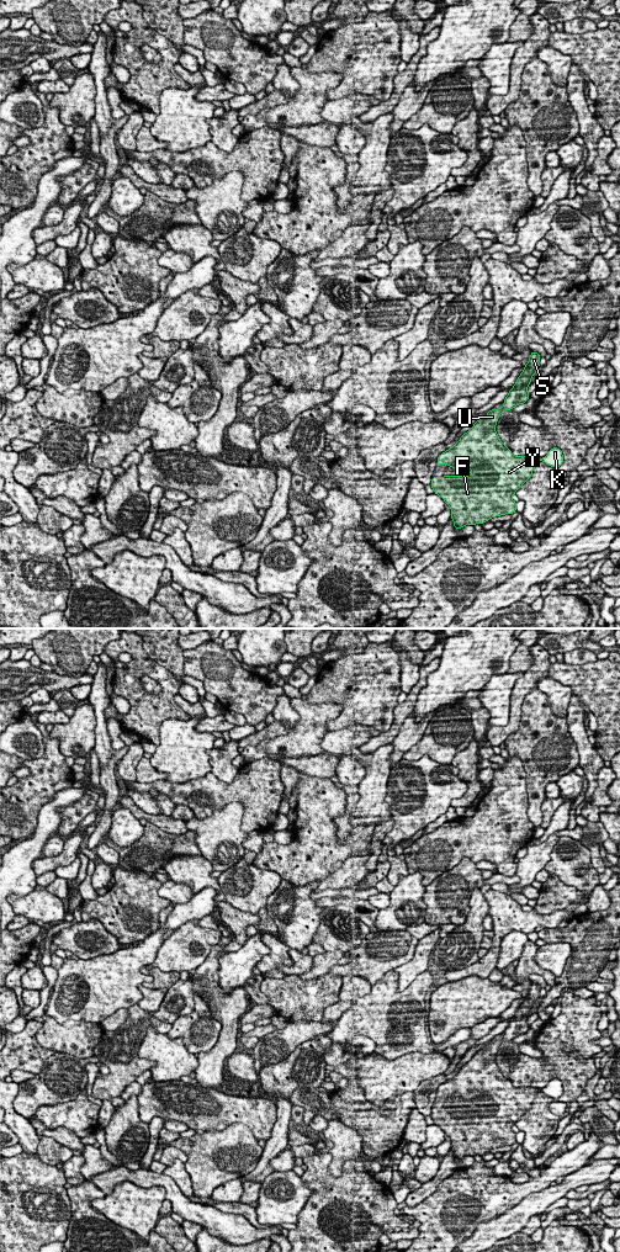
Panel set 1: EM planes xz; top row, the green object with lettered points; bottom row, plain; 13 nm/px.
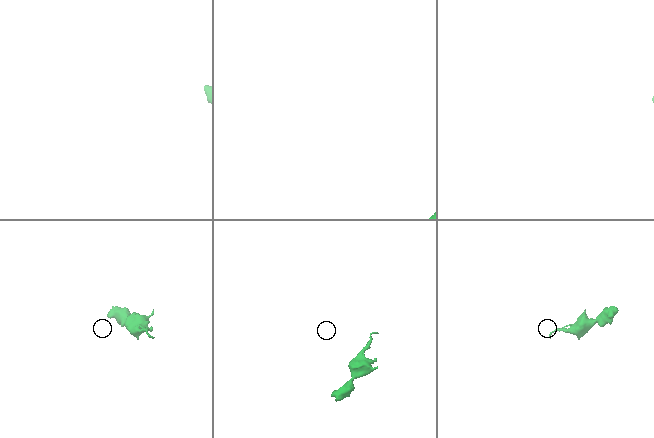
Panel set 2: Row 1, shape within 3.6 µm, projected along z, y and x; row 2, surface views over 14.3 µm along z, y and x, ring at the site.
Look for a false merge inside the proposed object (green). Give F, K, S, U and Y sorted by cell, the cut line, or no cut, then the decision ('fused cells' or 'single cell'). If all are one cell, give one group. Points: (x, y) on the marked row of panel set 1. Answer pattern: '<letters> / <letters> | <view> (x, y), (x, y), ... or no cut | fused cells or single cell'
F K U Y / S | xz (528, 361), (530, 369), (523, 371), (522, 386), (515, 388) | fused cells

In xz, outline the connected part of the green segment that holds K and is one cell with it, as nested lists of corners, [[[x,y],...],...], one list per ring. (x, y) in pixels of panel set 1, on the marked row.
[[[529,362],[524,370],[531,375],[520,373],[523,387],[513,386],[500,409],[491,409],[436,460],[436,465],[472,470],[468,476],[433,477],[430,483],[434,493],[450,506],[456,530],[487,522],[491,518],[514,514],[516,503],[512,497],[531,477],[536,463],[542,461],[553,468],[563,463],[563,455],[558,447],[552,447],[542,458],[514,456],[496,431],[499,415],[526,403],[530,397],[528,386],[535,373]]]

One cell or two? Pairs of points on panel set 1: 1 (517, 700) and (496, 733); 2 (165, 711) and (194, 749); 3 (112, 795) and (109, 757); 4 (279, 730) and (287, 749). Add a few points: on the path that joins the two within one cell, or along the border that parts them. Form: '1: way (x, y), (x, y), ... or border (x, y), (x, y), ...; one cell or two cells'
1: way (515, 710), (514, 721), (505, 730); one cell
2: border (190, 717), (167, 719), (157, 744); two cells
3: way (109, 785), (109, 767); one cell
4: border (291, 728), (284, 735), (265, 738), (258, 746); two cells

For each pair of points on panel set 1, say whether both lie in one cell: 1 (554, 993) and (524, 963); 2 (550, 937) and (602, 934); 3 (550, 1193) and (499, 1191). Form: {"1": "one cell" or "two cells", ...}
{"1": "two cells", "2": "one cell", "3": "two cells"}

